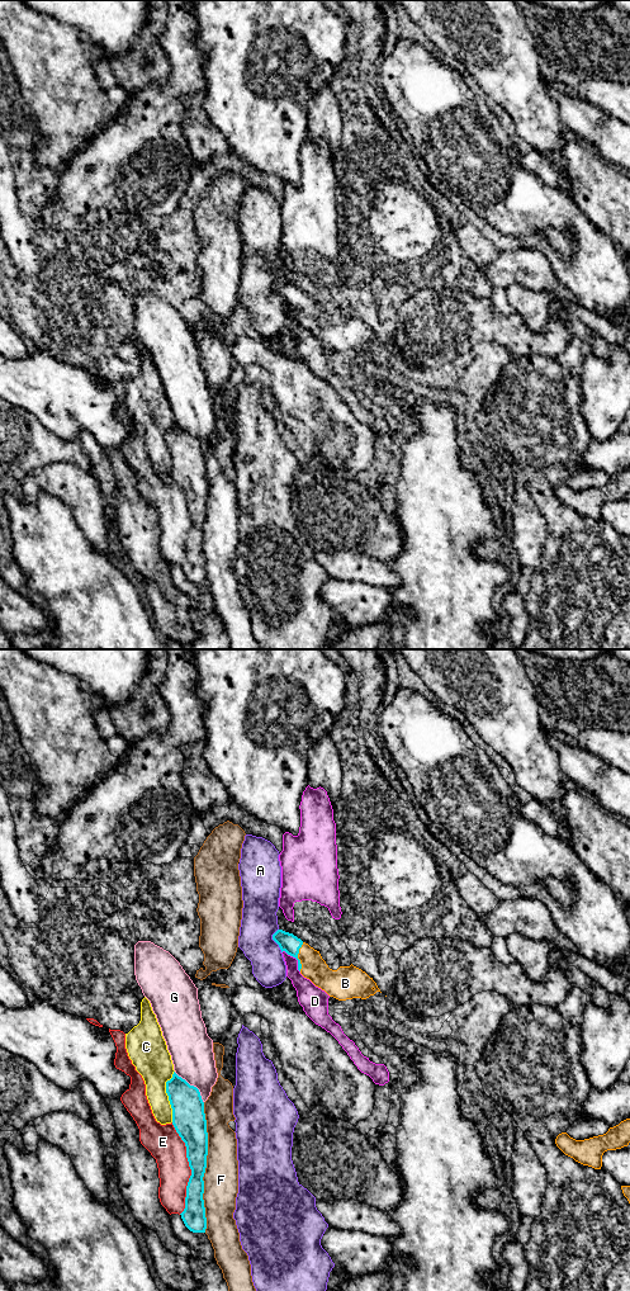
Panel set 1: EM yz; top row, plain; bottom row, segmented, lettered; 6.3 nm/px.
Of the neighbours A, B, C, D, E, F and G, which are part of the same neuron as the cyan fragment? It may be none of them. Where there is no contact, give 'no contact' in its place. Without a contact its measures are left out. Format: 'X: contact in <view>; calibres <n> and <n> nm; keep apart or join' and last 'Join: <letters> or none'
A: contact in yz; calibres 120 and 220 nm; keep apart
B: contact in yz; calibres 120 and 160 nm; join
C: contact in yz; calibres 200 and 240 nm; keep apart
D: contact in yz; calibres 120 and 150 nm; keep apart
E: contact in yz; calibres 180 and 220 nm; keep apart
F: contact in yz; calibres 180 and 220 nm; keep apart
G: contact in yz; calibres 200 and 280 nm; keep apart
Join: B

